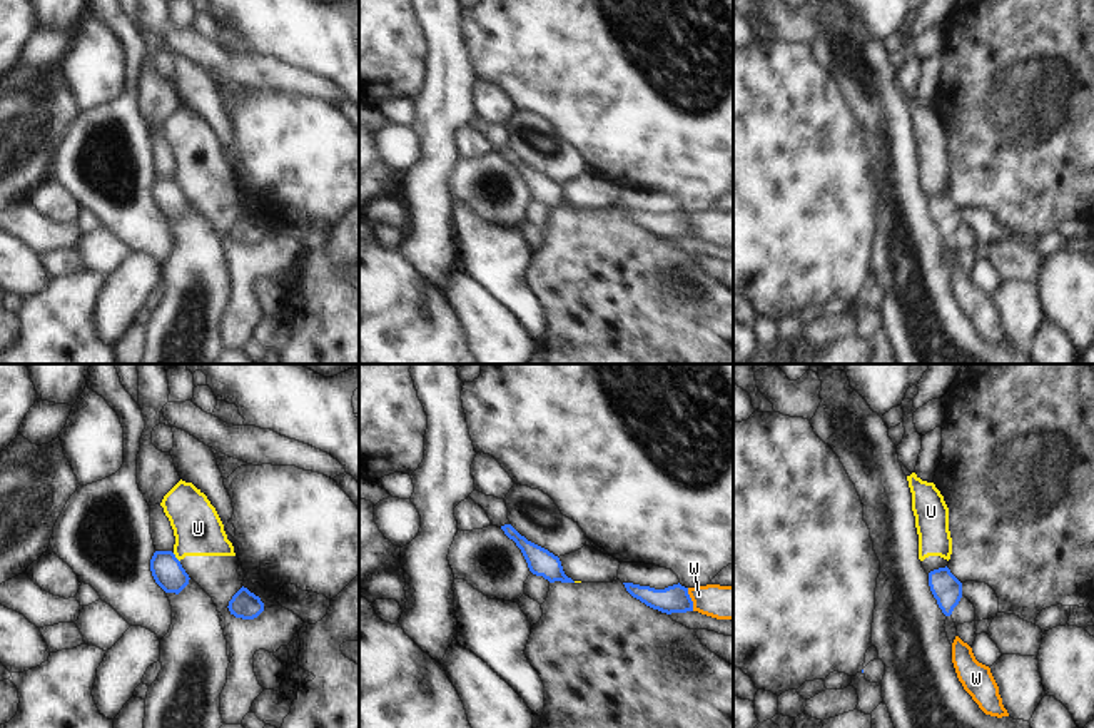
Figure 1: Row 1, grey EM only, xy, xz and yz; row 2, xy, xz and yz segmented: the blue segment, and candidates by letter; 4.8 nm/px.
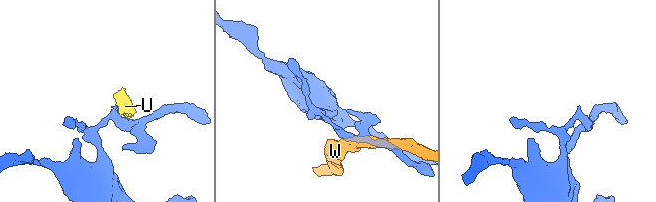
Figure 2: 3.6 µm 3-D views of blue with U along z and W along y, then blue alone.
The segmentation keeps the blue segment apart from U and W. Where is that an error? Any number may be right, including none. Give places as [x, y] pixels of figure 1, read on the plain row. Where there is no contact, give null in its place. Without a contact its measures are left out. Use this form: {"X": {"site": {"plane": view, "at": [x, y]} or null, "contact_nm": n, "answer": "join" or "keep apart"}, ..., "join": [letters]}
{"U": {"site": {"plane": "xy", "at": [176, 184]}, "contact_nm": 60, "answer": "keep apart"}, "W": {"site": {"plane": "xz", "at": [690, 226]}, "contact_nm": 120, "answer": "keep apart"}, "join": []}

